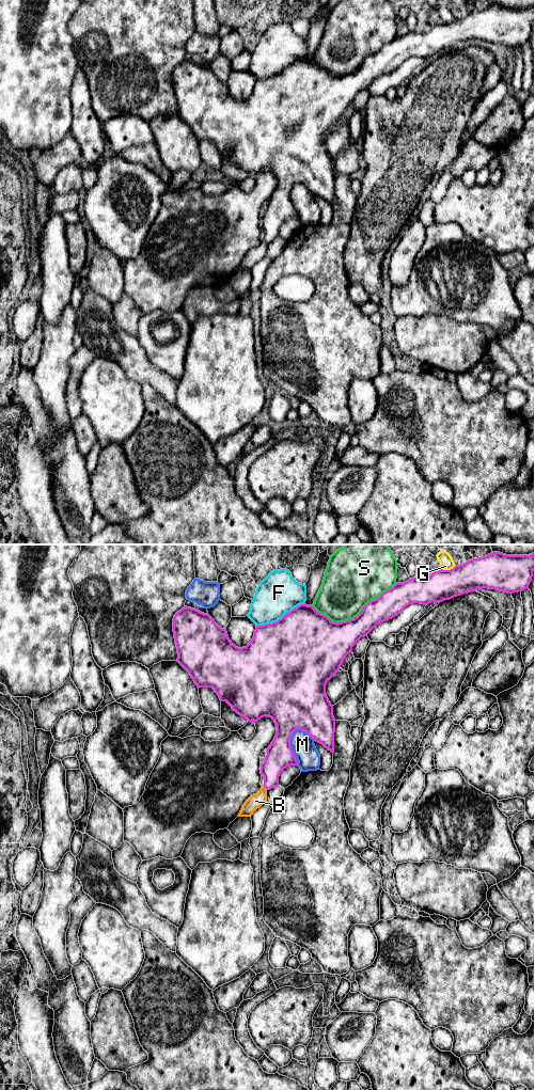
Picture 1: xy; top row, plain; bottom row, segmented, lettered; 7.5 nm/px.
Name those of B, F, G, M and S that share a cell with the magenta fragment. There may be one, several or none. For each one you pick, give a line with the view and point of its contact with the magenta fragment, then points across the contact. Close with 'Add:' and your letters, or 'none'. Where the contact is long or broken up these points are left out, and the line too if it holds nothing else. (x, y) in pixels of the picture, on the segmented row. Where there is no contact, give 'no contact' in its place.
B: contact xy (266, 788); way xy (278, 758), (266, 788), (255, 801)
Add: B

